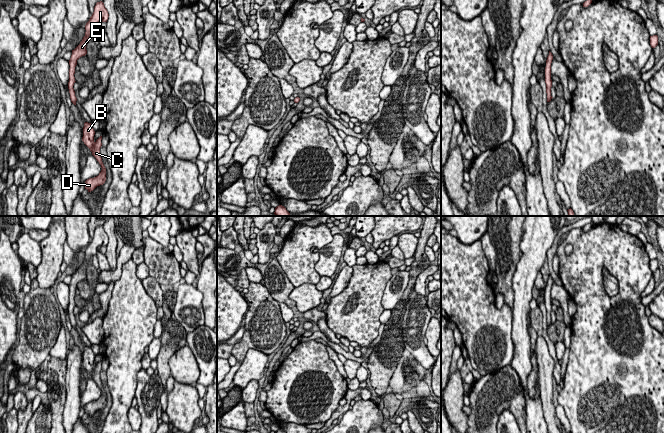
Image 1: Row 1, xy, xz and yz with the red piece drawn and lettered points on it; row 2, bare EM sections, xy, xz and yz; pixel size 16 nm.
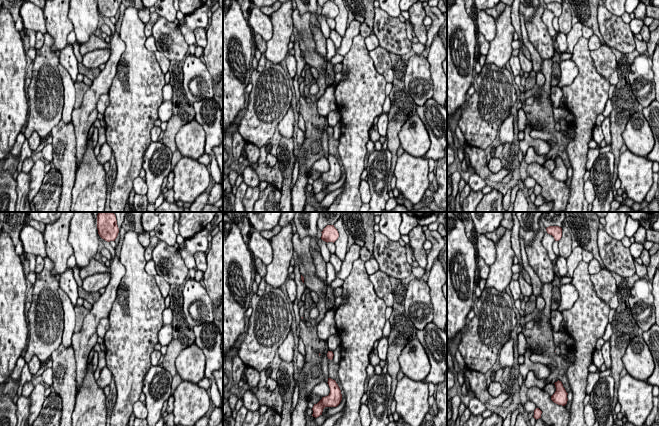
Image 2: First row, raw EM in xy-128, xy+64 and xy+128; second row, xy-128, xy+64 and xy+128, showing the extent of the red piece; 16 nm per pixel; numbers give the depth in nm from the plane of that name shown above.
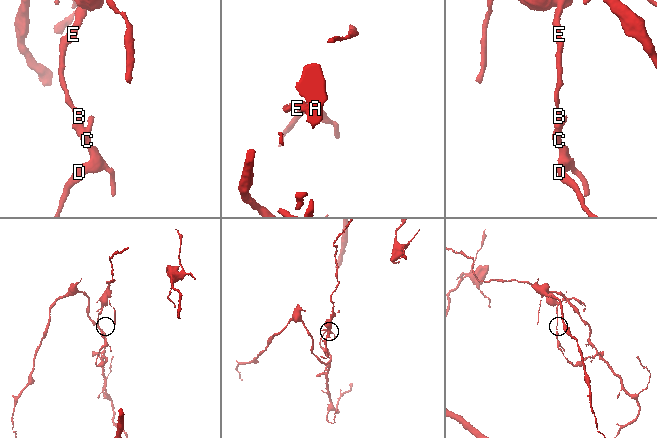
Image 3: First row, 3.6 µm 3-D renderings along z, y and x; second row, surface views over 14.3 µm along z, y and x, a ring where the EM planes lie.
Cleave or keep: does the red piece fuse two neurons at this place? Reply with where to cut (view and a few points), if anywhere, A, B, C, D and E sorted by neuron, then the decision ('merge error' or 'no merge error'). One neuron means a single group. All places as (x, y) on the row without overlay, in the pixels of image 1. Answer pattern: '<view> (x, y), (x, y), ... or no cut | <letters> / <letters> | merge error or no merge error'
xy (74, 315), (72, 323) | A E / B C D | merge error

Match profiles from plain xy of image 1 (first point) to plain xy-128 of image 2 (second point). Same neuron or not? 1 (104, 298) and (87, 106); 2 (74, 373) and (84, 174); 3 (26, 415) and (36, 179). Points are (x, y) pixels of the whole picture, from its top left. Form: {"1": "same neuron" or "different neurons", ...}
{"1": "same neuron", "2": "different neurons", "3": "same neuron"}

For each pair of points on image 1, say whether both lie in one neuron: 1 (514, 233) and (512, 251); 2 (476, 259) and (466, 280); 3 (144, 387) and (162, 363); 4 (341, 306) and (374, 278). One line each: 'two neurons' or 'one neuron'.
1: one neuron
2: one neuron
3: two neurons
4: one neuron

